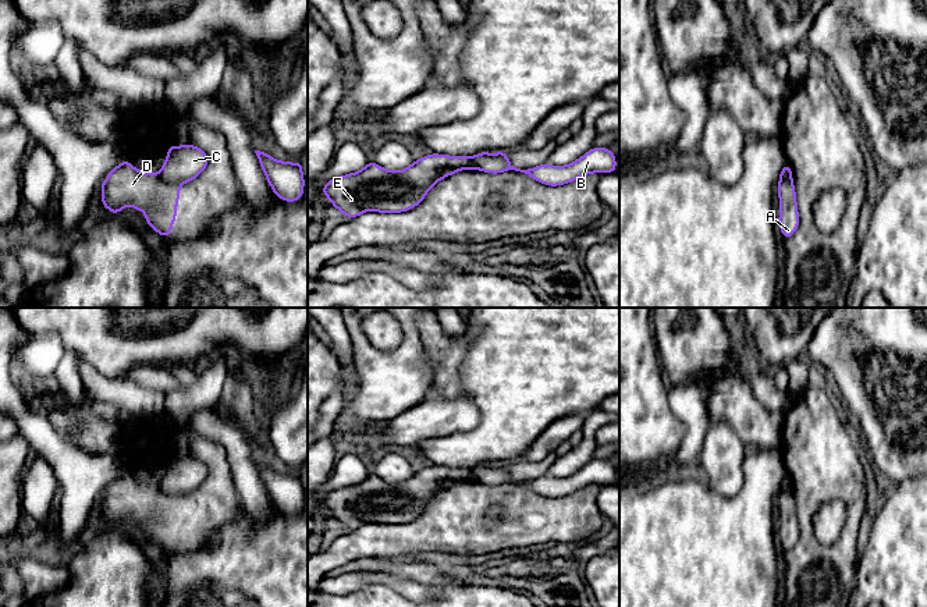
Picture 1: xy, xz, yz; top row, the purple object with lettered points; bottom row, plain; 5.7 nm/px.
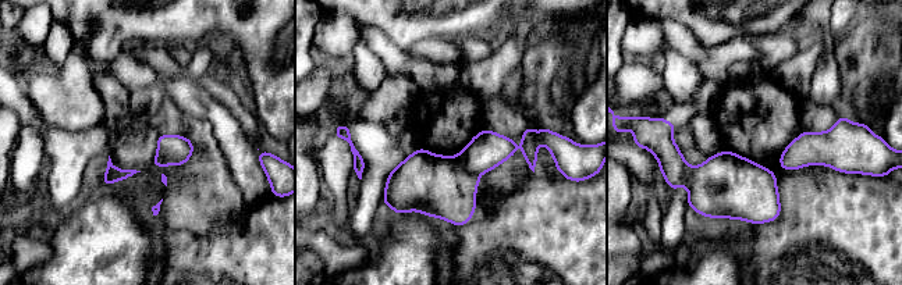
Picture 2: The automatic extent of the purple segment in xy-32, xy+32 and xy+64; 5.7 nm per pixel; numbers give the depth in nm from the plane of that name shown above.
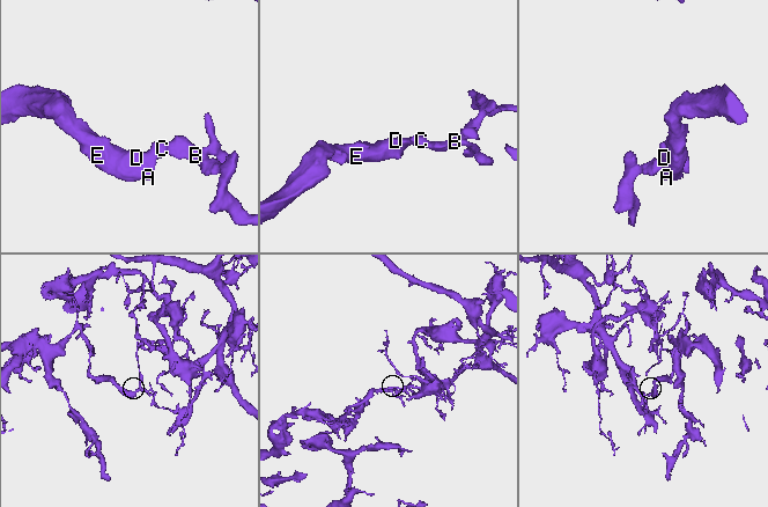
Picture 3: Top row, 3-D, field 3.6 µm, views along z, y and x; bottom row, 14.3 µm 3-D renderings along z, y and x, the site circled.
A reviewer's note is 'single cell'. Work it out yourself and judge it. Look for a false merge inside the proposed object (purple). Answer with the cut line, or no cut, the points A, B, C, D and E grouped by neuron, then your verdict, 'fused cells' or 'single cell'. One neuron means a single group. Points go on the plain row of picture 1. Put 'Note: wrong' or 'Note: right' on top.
Note: wrong
cut in xy along (157, 486), (166, 494), (176, 494), (178, 497); A D E / B C; fused cells

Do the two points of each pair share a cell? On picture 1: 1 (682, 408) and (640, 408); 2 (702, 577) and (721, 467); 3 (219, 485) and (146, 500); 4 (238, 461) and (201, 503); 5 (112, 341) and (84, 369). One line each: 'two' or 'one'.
1: two
2: two
3: one
4: two
5: two

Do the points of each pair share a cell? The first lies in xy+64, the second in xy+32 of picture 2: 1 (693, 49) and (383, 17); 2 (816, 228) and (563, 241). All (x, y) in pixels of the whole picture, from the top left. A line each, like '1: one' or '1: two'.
1: two
2: one

